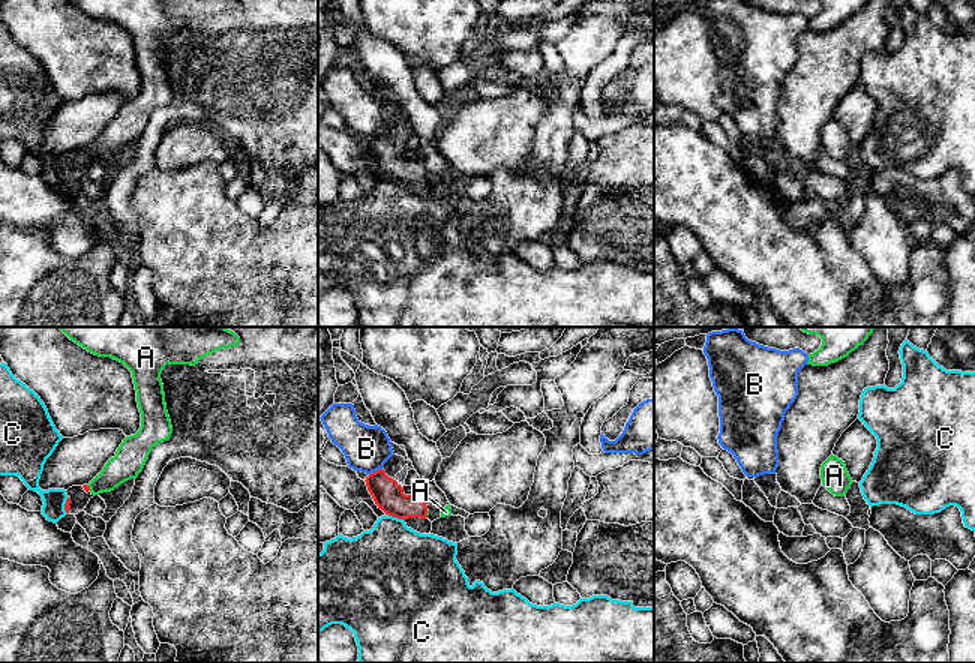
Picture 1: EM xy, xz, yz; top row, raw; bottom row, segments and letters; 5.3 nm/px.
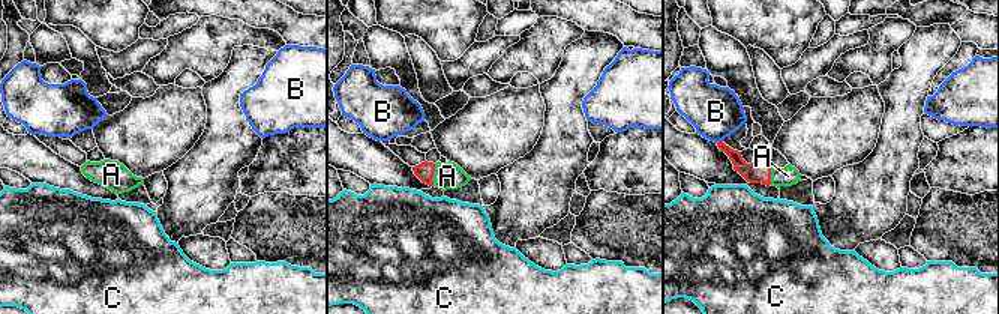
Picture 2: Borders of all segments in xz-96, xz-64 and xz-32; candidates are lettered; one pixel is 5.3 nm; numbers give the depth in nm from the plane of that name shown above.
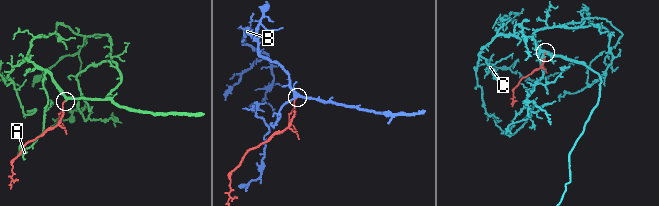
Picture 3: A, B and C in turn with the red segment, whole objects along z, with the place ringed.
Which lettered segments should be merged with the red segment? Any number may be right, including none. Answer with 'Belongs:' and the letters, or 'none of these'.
Belongs: A

